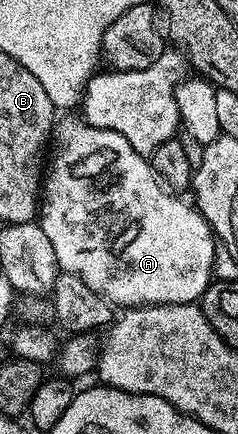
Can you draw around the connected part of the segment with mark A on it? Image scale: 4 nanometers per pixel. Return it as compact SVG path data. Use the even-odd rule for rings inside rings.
M79 119L72 120L69 124L59 125L55 133L55 143L60 143L60 157L52 168L52 176L45 175L42 180L42 227L46 238L52 240L54 254L58 257L59 263L66 266L67 271L76 272L78 278L86 282L86 286L99 288L103 296L108 297L116 306L143 306L146 304L187 304L190 298L203 297L208 285L213 283L214 269L216 266L216 248L218 241L213 233L212 227L204 223L204 215L200 209L171 196L156 171L150 167L149 161L142 158L132 150L130 142L122 138L114 130L105 128L92 128L90 125L81 122Z

